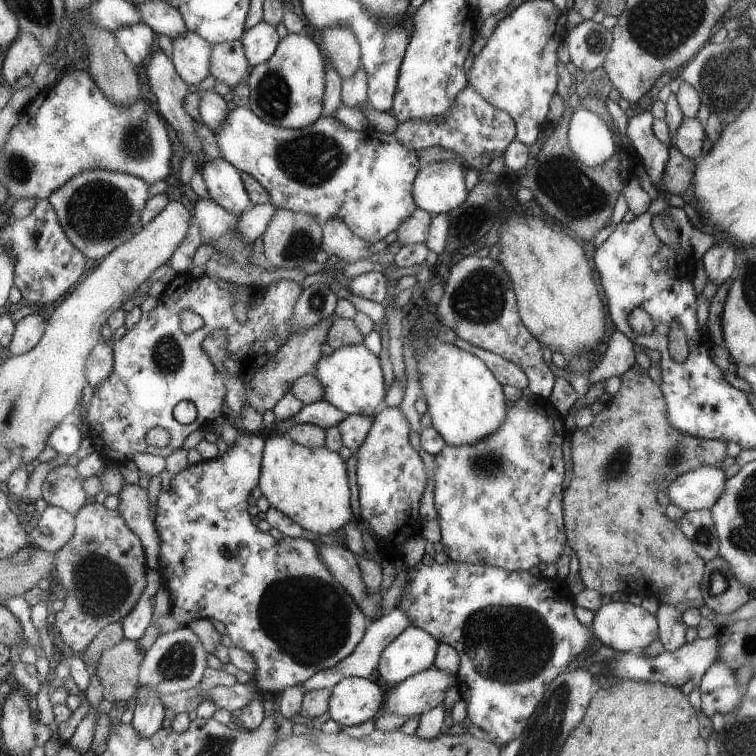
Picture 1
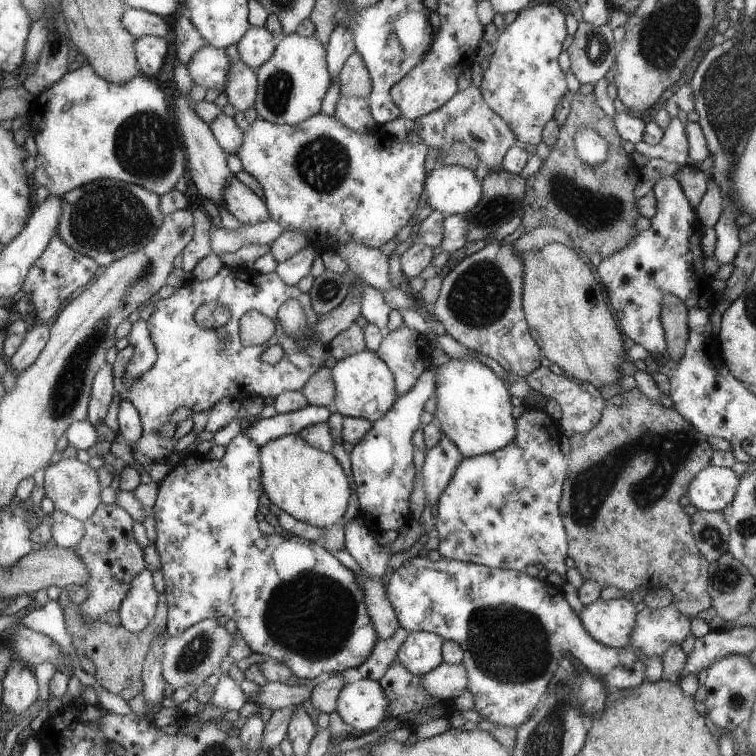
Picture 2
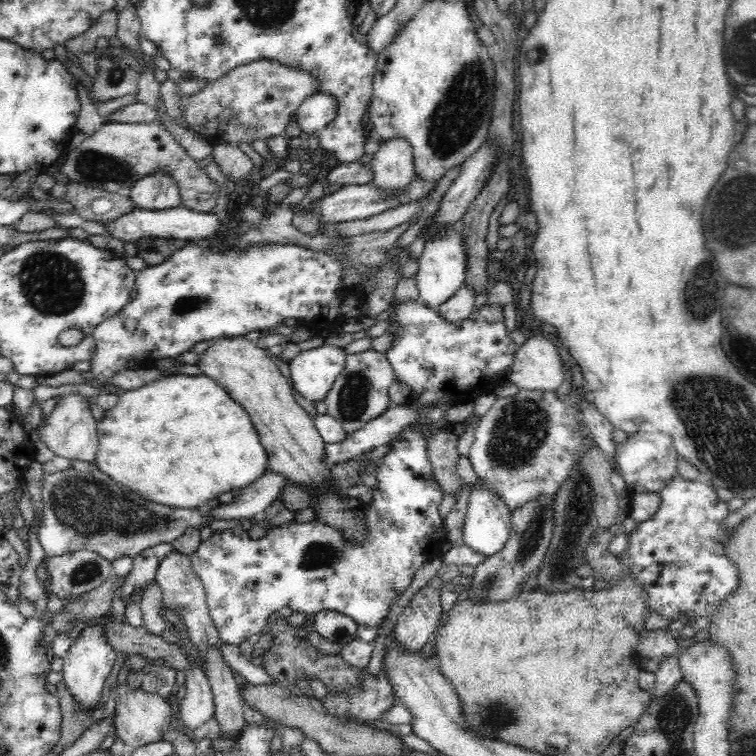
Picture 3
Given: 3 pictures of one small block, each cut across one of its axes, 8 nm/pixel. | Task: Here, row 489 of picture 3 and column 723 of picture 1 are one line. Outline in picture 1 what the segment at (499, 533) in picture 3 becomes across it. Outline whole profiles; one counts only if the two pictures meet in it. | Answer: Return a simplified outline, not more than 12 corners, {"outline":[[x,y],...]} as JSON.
{"outline":[[700,465],[673,478],[664,500],[684,512],[710,509],[726,482]]}

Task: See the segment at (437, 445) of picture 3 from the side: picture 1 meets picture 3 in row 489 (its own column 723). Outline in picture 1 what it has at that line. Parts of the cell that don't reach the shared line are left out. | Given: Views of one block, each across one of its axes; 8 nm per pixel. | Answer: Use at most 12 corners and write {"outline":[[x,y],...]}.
{"outline":[[634,363],[571,433],[585,589],[704,606],[704,560],[653,494],[727,443],[667,422]]}

